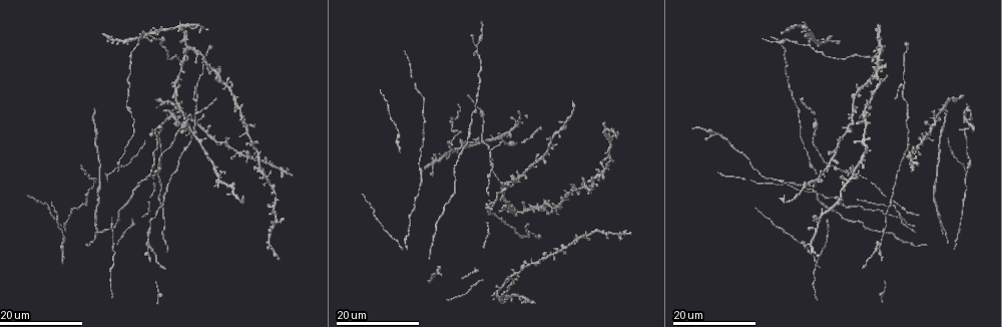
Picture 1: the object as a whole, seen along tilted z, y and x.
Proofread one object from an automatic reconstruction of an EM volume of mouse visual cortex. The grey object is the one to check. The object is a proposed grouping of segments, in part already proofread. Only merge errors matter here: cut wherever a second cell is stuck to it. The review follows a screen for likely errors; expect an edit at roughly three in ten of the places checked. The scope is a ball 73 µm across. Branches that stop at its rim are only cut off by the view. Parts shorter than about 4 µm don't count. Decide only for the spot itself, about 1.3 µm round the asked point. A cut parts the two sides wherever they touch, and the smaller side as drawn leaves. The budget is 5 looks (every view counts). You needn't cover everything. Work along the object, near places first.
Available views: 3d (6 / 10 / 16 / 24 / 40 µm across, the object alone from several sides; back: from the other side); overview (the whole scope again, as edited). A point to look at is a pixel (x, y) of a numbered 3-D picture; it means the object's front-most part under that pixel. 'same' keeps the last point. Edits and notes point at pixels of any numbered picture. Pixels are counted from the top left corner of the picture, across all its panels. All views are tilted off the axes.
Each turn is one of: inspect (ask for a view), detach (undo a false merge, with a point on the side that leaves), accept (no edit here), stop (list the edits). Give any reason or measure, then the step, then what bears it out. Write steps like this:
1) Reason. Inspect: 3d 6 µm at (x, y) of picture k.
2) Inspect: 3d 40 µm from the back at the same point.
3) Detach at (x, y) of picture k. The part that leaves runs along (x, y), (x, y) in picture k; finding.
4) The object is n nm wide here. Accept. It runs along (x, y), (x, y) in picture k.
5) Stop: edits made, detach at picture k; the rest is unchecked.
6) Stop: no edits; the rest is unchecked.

Four-way junction. Inspect: 3d 24 µm at (848, 127) of picture 1.

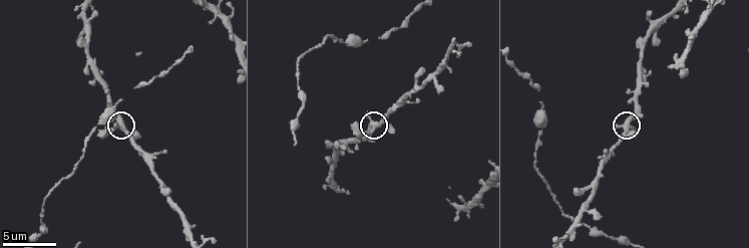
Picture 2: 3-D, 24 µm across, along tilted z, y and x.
Zoom in. Inspect: 3d 6 µm at (625, 127) of picture 2.

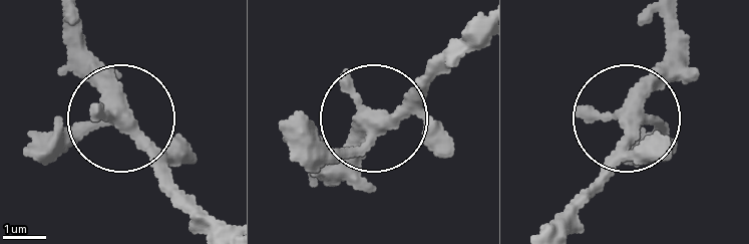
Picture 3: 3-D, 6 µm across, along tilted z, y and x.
Accept. It runs along (679, 12), (676, 66), (632, 118), (620, 161), (574, 210) in picture 3; all the same cell.

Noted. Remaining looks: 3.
Four or more arms meet. Inspect: 3d 16 µm at (531, 265) of picture 1.

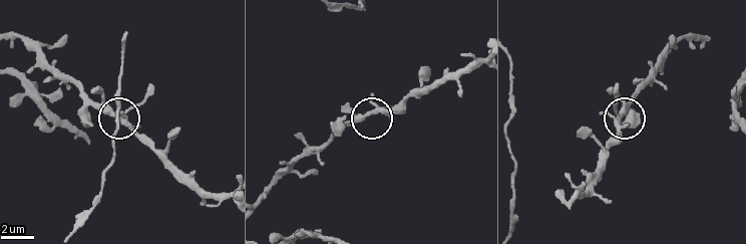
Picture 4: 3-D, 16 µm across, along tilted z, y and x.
Inspect: 3d 10 µm at (616, 120) of picture 4.

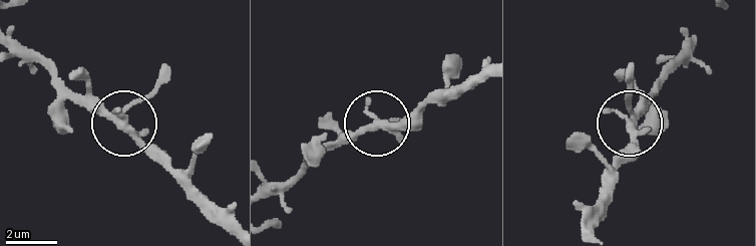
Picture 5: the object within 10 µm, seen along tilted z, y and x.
The side arm is 31 µm long. Accept. Continuous, no second cell.

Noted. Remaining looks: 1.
Stop: no edits; the rest is unchecked.

